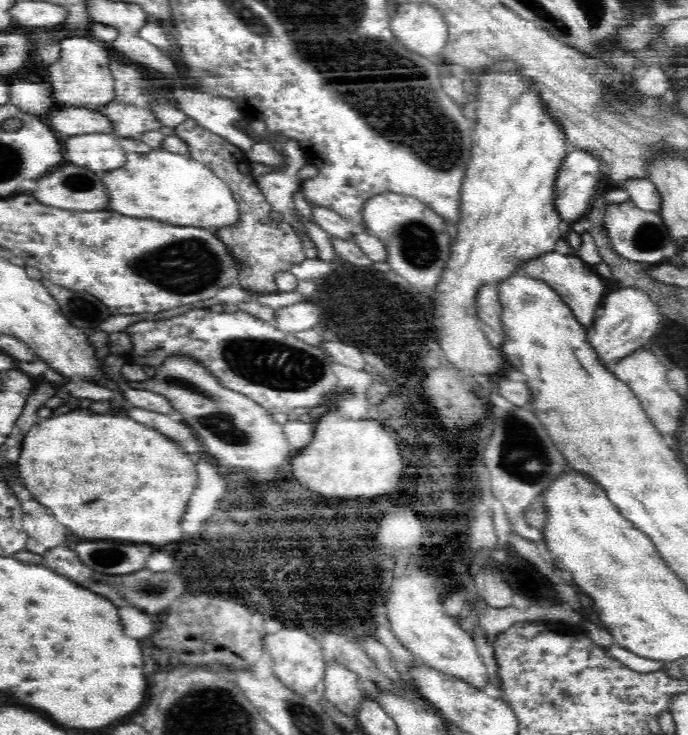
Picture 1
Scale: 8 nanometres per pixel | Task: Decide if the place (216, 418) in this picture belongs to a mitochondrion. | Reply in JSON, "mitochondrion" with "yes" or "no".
{"mitochondrion":"yes"}

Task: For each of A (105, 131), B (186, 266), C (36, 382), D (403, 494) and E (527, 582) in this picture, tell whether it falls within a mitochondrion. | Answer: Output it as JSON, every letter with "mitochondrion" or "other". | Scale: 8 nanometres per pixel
{"A":"other","B":"mitochondrion","C":"other","D":"other","E":"other"}

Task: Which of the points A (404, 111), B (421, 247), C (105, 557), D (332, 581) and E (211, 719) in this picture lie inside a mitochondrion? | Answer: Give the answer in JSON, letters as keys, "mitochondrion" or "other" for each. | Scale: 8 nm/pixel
{"A":"mitochondrion","B":"mitochondrion","C":"mitochondrion","D":"mitochondrion","E":"mitochondrion"}

